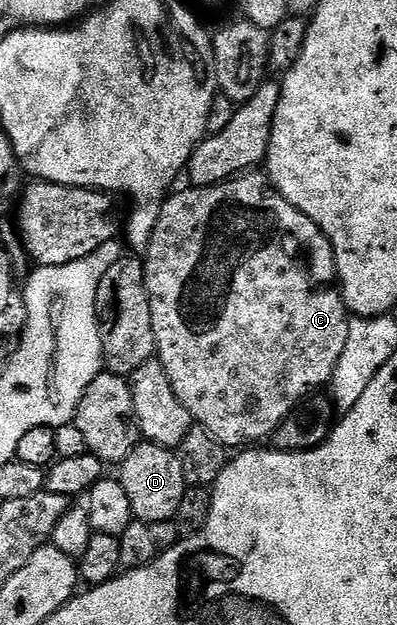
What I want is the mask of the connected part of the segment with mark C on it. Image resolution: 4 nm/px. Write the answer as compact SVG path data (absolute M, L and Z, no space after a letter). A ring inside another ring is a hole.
M244 173L244 174L242 174L242 175L236 175L236 176L235 176L235 178L233 178L233 179L227 179L227 180L226 180L226 181L225 181L225 182L223 182L223 183L219 183L219 184L217 184L217 185L216 185L216 186L215 186L215 187L193 187L193 186L188 186L188 187L187 187L187 188L186 188L186 190L187 190L187 191L179 191L179 190L176 190L176 191L175 191L175 192L174 192L174 194L172 194L172 195L171 195L171 196L170 196L170 198L168 198L168 199L167 199L167 200L166 200L166 202L164 202L164 205L163 205L163 208L162 208L162 209L161 209L161 213L160 213L160 214L159 214L159 220L158 220L158 221L157 221L157 225L156 225L156 226L155 226L155 232L154 232L154 233L153 233L153 237L152 237L152 238L151 238L151 243L150 243L150 245L148 245L148 246L147 246L147 249L146 249L146 252L145 252L145 266L146 266L146 269L147 269L147 292L148 292L148 293L149 293L149 309L150 309L150 310L151 310L151 316L152 316L152 317L153 317L153 333L154 333L154 334L155 334L155 349L156 349L156 352L157 352L157 358L158 358L158 360L159 360L159 362L160 362L160 363L163 363L163 364L164 364L164 365L165 365L165 373L169 373L169 377L170 377L170 378L171 378L171 384L172 384L172 385L173 385L173 389L174 389L174 390L175 390L175 392L176 392L176 393L177 393L177 397L178 397L178 398L179 398L179 400L180 400L180 401L181 401L181 405L185 405L185 409L189 409L189 413L190 413L190 414L191 414L191 417L192 417L192 420L194 420L194 422L195 422L195 423L196 423L196 424L198 424L198 426L201 426L201 427L204 427L204 429L206 429L206 430L207 430L207 431L208 431L208 432L209 432L209 433L210 433L210 435L212 435L212 437L214 437L214 439L216 439L216 441L217 441L217 442L218 442L218 443L222 443L222 444L223 444L223 446L224 446L224 447L226 447L226 448L228 448L228 449L234 449L234 447L239 447L239 448L235 448L235 449L243 449L243 448L246 448L246 447L247 447L247 446L248 446L248 445L259 445L259 444L262 444L262 443L259 443L259 442L261 442L261 441L262 441L262 439L267 439L267 440L270 440L270 439L271 439L271 438L272 438L272 436L274 436L274 434L275 434L275 431L276 431L276 430L277 430L277 428L278 428L278 427L280 427L280 426L281 426L281 424L282 424L282 423L284 423L284 422L285 422L285 421L286 421L286 420L287 420L287 419L288 419L288 418L289 418L289 416L291 416L291 415L292 415L292 414L293 414L293 412L294 412L294 411L295 411L295 410L296 410L296 408L298 408L298 406L299 406L299 404L300 404L300 403L302 403L302 402L304 402L304 400L306 400L306 399L307 399L307 398L308 398L308 397L311 397L311 396L314 396L314 395L315 395L315 394L316 394L316 391L317 391L317 389L323 389L323 388L326 388L326 387L327 387L327 386L328 386L328 384L330 384L330 382L331 382L331 378L332 378L332 377L333 377L333 373L334 373L334 372L335 372L335 370L336 370L336 369L337 369L337 361L341 361L341 352L343 352L343 350L345 350L345 341L346 341L346 340L347 340L347 338L348 338L348 337L349 337L349 325L350 325L350 324L351 324L351 319L350 319L350 318L349 318L349 312L348 312L348 310L347 310L347 306L345 306L345 304L343 304L343 297L342 297L342 294L340 294L340 292L339 292L339 291L338 291L338 290L335 290L335 291L318 291L318 289L317 289L317 288L315 288L315 283L314 283L314 281L313 281L313 280L311 280L311 275L312 275L312 277L313 277L313 278L315 278L315 279L316 279L316 281L317 281L317 282L319 282L319 283L327 283L327 282L329 282L329 281L330 281L330 279L331 279L331 282L332 282L332 280L334 280L334 279L335 279L335 278L336 278L336 275L337 275L337 272L336 272L336 270L335 270L335 250L334 250L334 249L332 249L332 247L331 247L331 243L330 243L330 241L329 241L329 240L327 240L327 235L326 235L326 233L325 233L325 232L324 232L324 231L323 231L323 230L321 230L321 228L319 228L319 227L318 227L318 225L316 225L316 224L315 224L315 223L314 223L314 221L313 221L313 220L311 220L311 219L310 219L310 218L309 218L309 217L305 217L305 213L301 213L301 212L300 212L300 211L299 211L299 210L297 210L297 209L296 209L296 207L294 207L294 206L293 206L293 205L289 205L289 201L285 201L285 197L284 197L284 196L283 196L283 194L281 194L281 192L279 192L279 191L278 191L278 189L276 189L276 188L275 188L275 187L274 187L274 185L273 185L273 184L272 184L272 183L271 183L271 181L270 181L270 178L268 178L268 176L267 176L267 175L266 175L266 174L263 174L263 173ZM299 254L303 254L303 255L307 255L307 267L308 267L308 269L309 269L309 270L311 270L311 275L310 275L310 273L309 273L309 272L307 272L307 271L306 271L306 269L305 269L305 268L303 268L303 263L302 263L302 261L301 261L301 260L299 260Z

